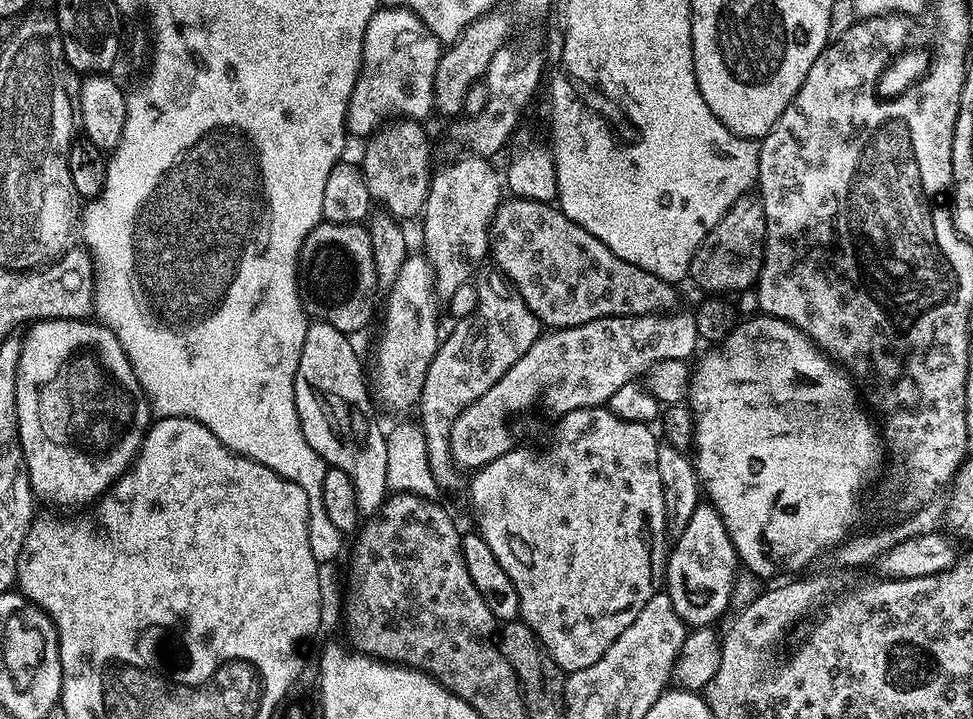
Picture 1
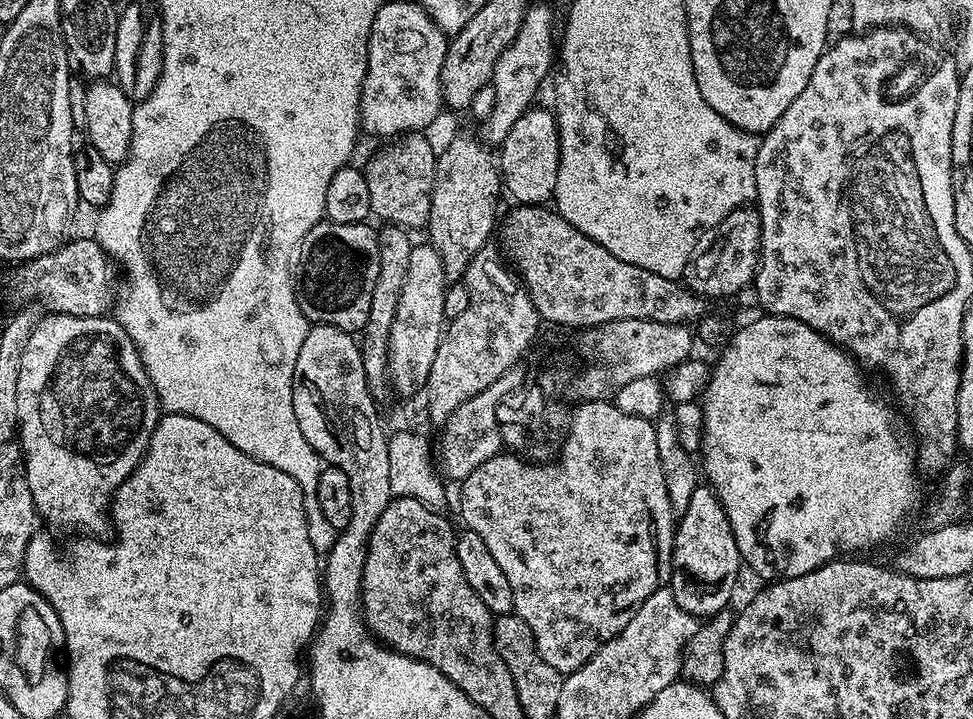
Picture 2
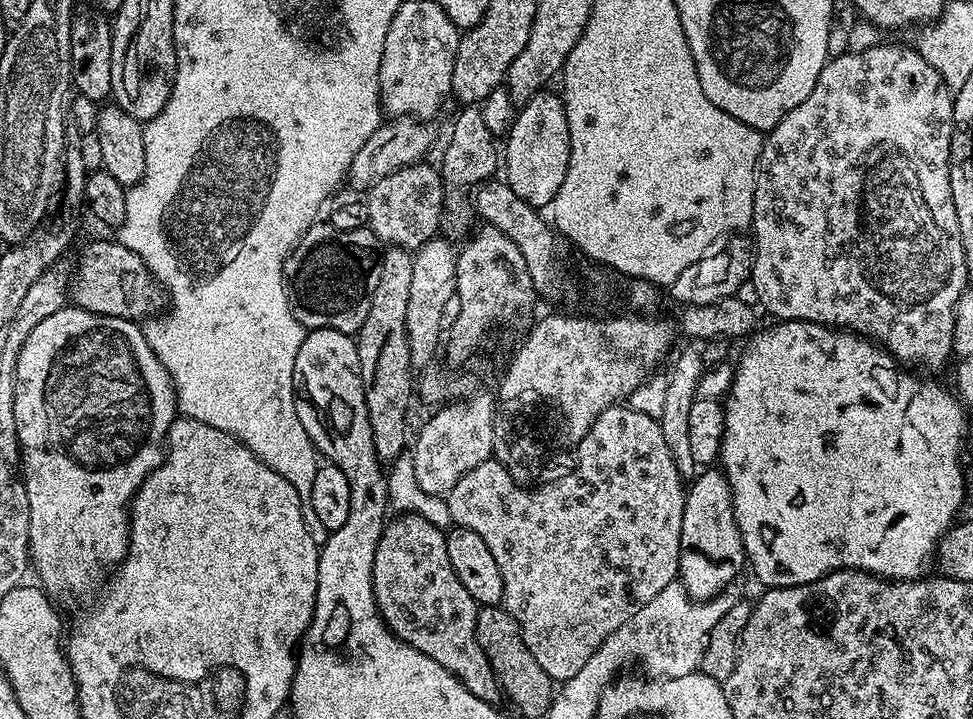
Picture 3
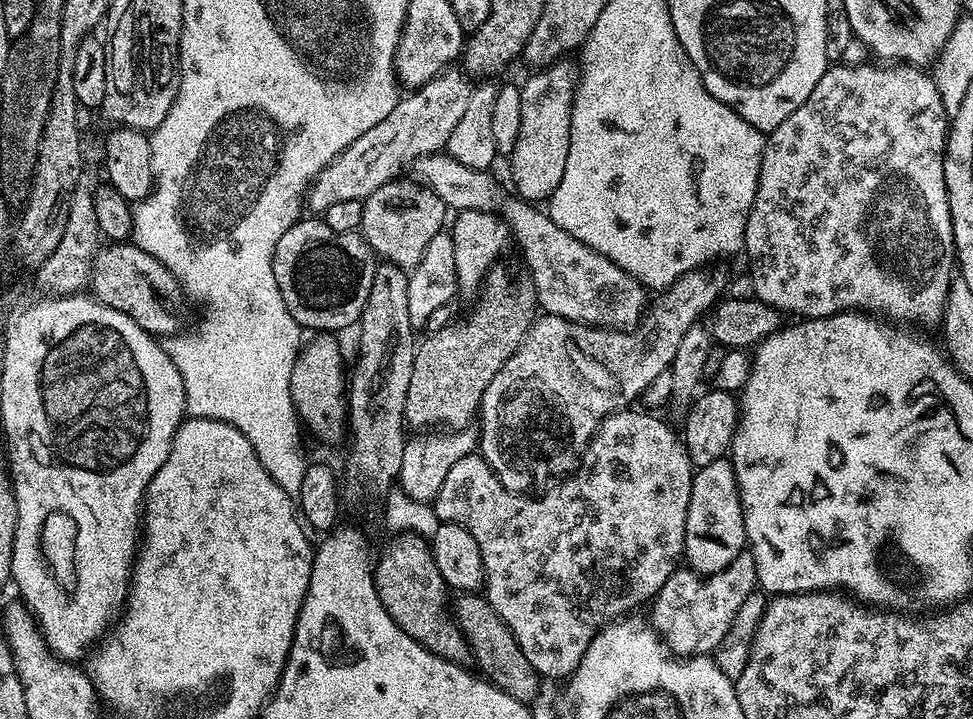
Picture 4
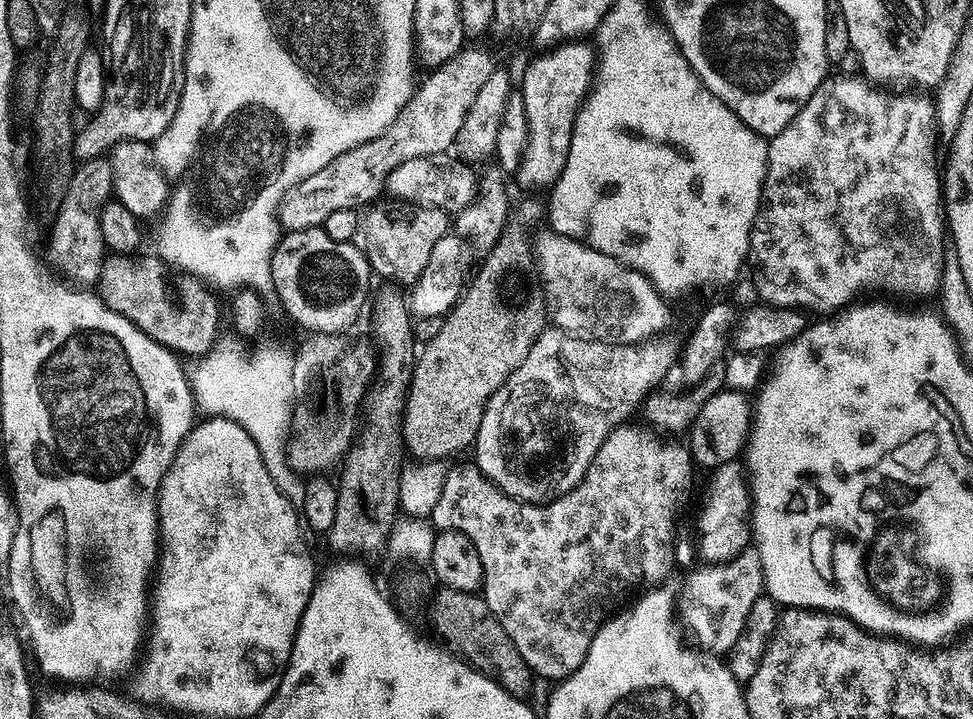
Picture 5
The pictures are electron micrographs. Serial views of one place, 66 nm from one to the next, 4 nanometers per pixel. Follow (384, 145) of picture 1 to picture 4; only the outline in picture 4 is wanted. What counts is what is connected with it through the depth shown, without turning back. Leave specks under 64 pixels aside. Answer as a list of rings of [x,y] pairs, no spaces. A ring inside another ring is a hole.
[[[397,178],[390,184],[384,184],[364,199],[358,232],[381,261],[411,270],[422,262],[426,246],[430,246],[434,234],[445,231],[446,206],[429,188],[404,179]]]

